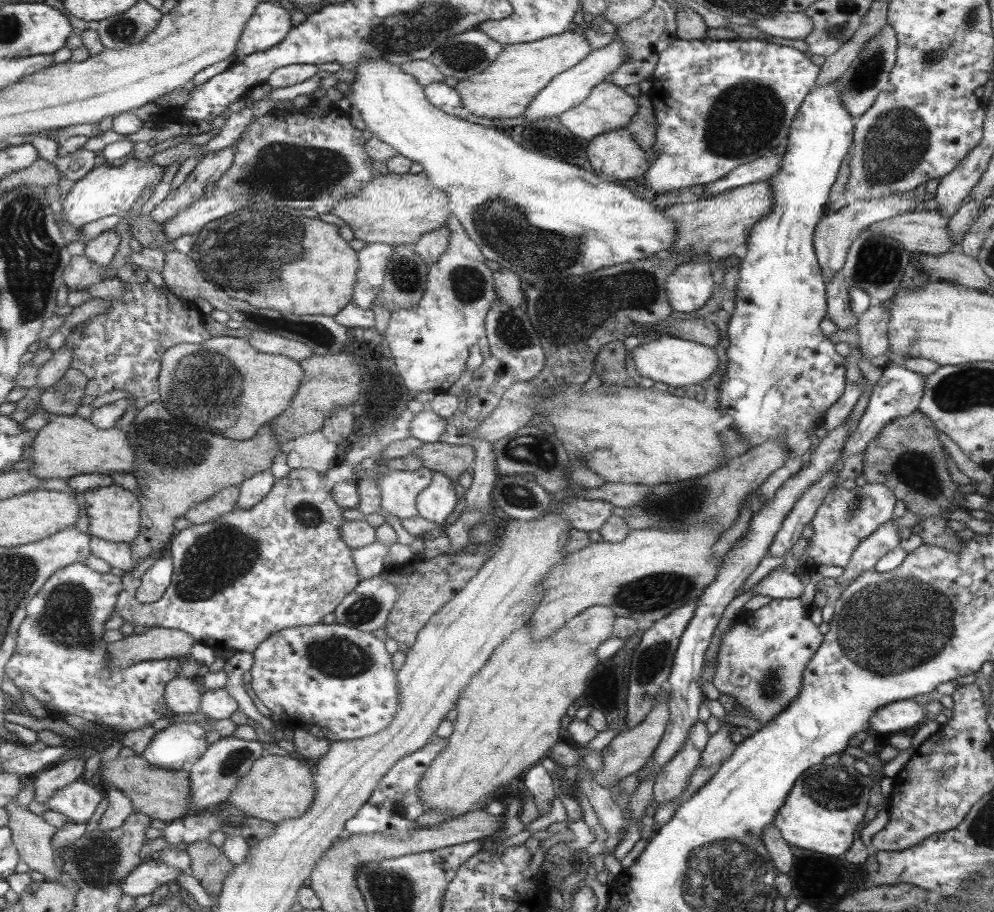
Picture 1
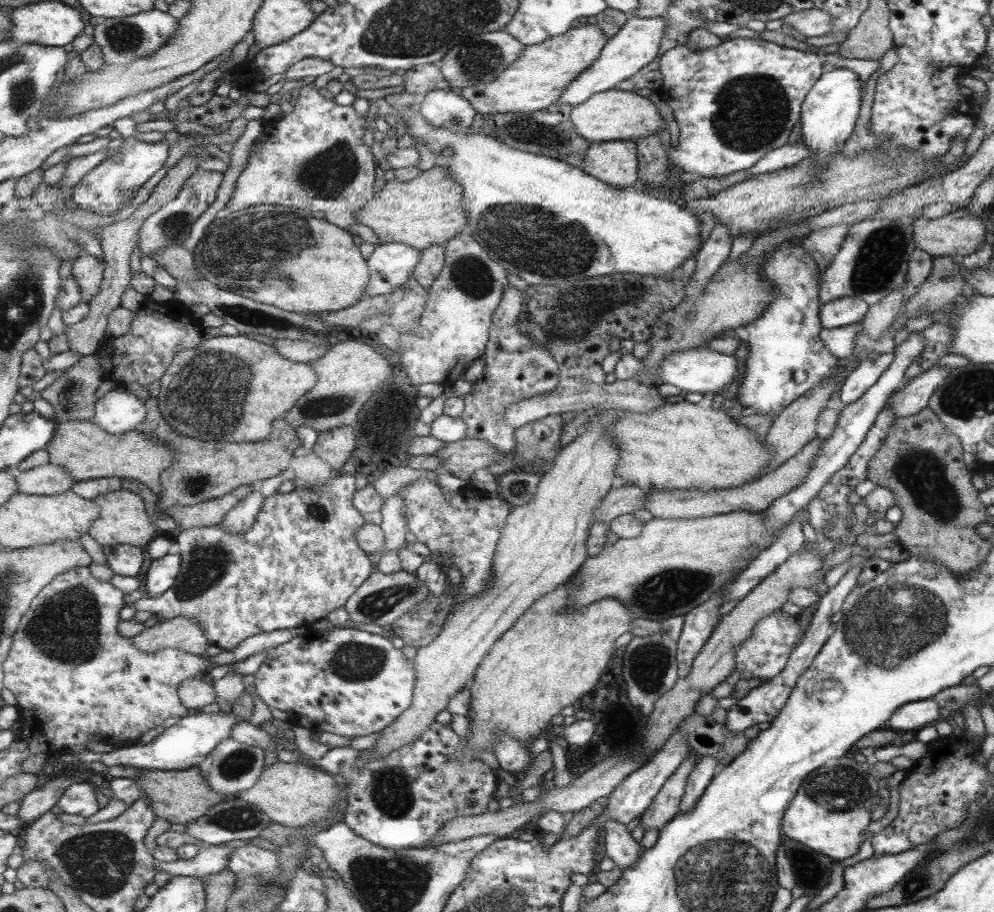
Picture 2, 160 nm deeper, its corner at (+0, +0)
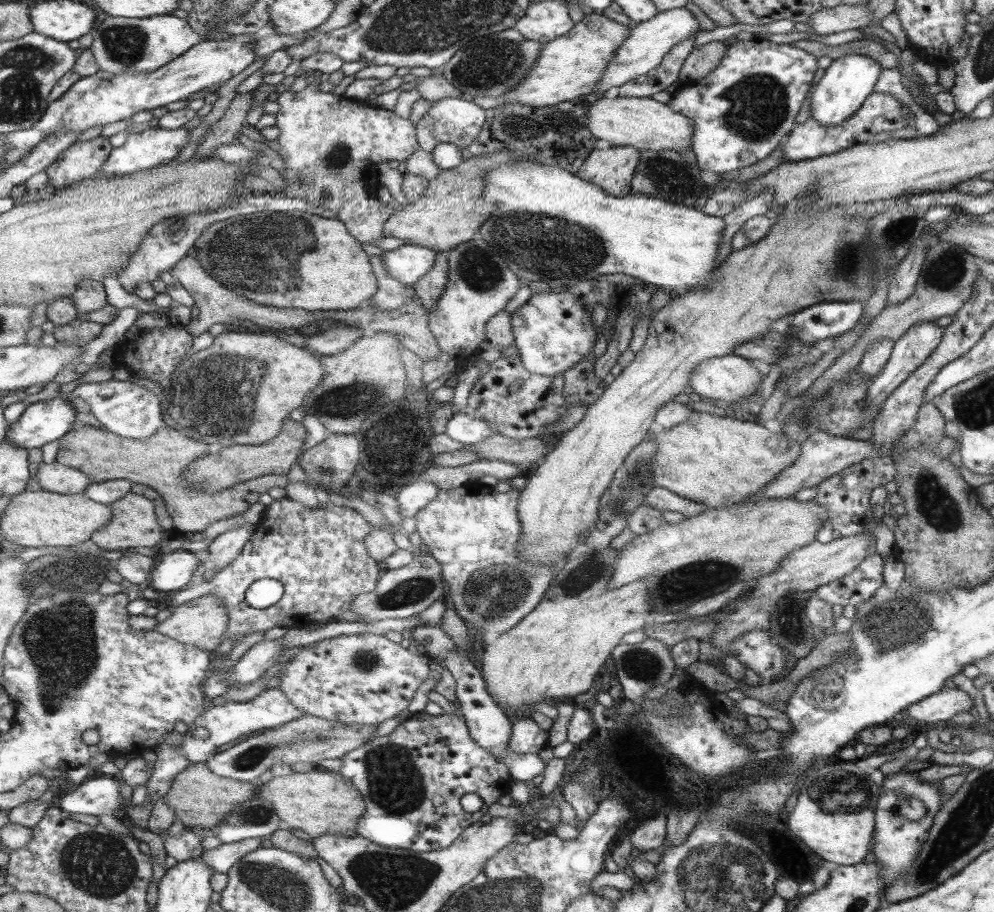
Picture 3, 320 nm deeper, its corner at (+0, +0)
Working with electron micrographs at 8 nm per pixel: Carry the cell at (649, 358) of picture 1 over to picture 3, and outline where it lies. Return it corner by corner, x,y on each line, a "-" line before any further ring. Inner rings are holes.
727,355
700,362
689,375
688,390
695,392
704,400
724,400
731,403
742,398
749,398
764,377
753,364
749,363
748,359

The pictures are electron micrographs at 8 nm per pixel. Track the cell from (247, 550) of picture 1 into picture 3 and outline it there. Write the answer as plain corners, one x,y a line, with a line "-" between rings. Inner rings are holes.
285,495
275,499
266,508
252,539
245,545
244,551
237,560
227,568
218,570
212,578
204,578
202,575
201,584
179,590
172,597
169,606
177,608
195,601
196,598
209,595
222,598
230,614
230,627
226,639
237,637
233,646
245,636
249,636
251,632
265,631
275,626
284,626
288,629
305,628
314,622
328,623
336,619
359,622
360,616
352,611
353,601
362,594
376,590
379,579
385,572
384,564
369,554
366,545
366,539
374,529
359,512
349,507
336,506
331,501
323,499
319,508
308,510
295,498
-
262,578
280,580
286,588
283,598
275,606
265,610
251,608
246,599
249,587

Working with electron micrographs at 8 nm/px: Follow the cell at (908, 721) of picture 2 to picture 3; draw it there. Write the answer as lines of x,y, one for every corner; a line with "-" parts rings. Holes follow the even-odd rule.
959,688
941,689
923,701
910,705
905,712
915,725
950,722
953,716
968,711
973,713
973,700

